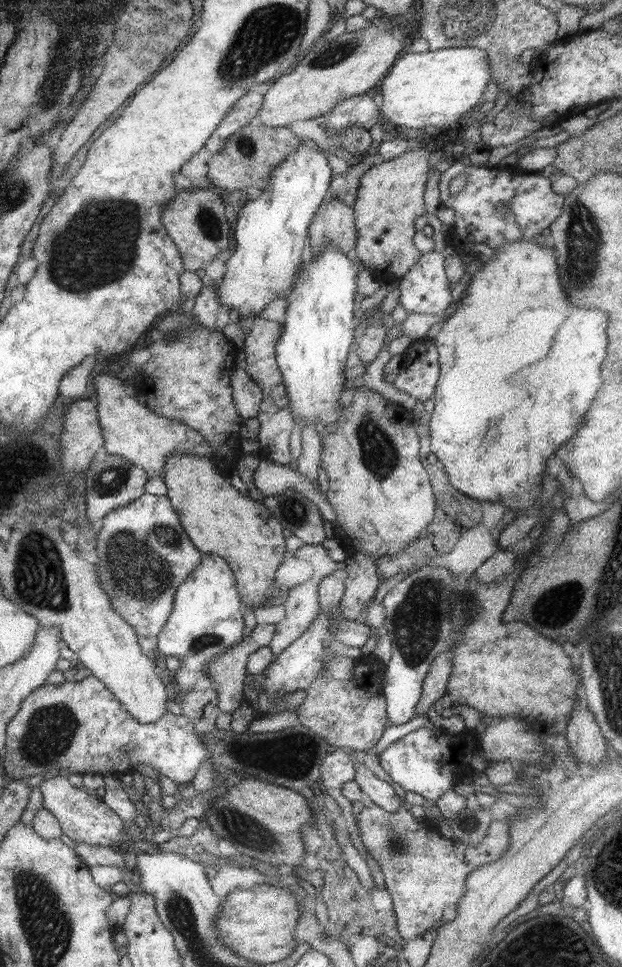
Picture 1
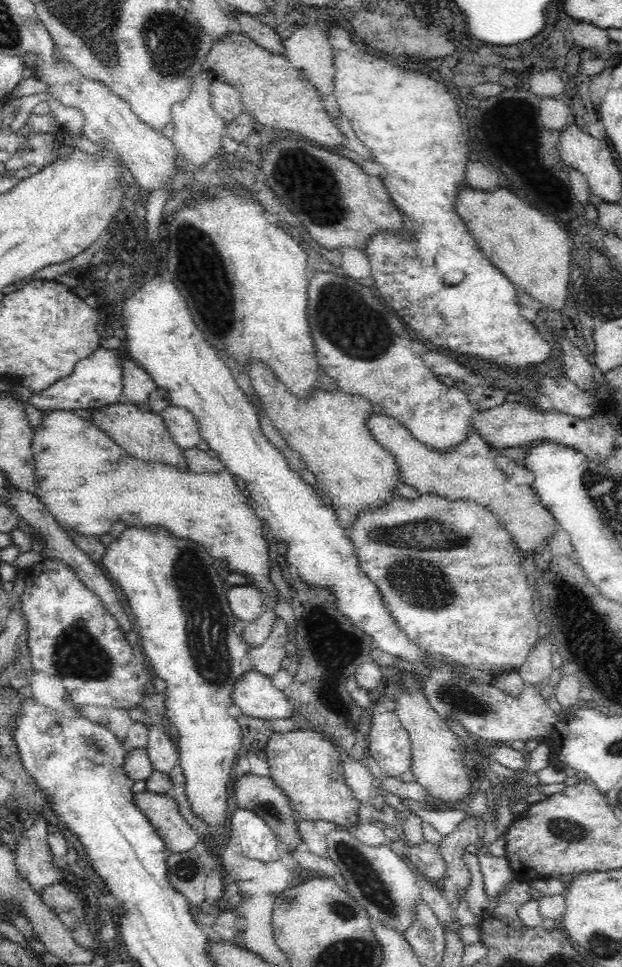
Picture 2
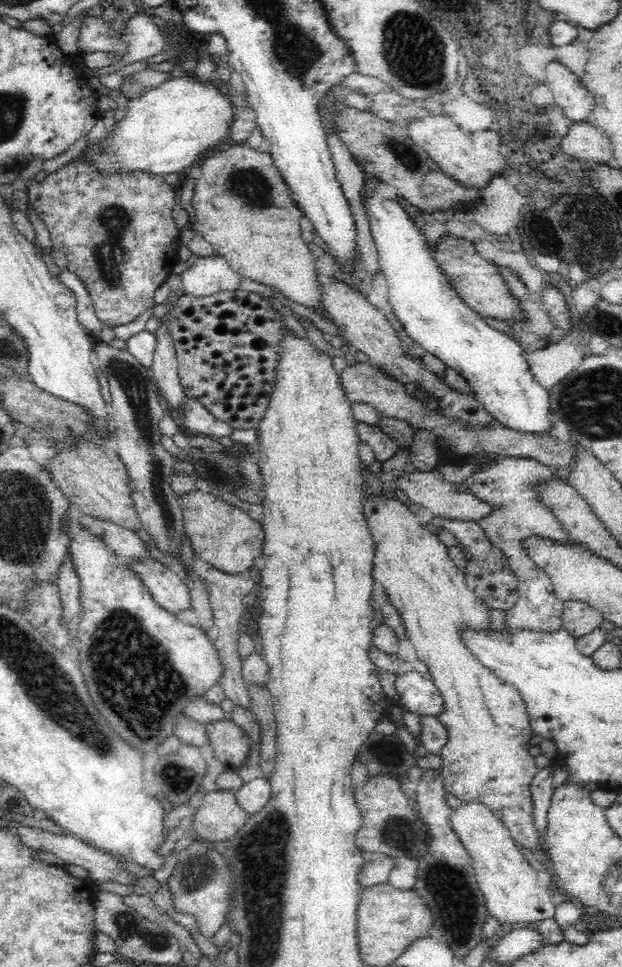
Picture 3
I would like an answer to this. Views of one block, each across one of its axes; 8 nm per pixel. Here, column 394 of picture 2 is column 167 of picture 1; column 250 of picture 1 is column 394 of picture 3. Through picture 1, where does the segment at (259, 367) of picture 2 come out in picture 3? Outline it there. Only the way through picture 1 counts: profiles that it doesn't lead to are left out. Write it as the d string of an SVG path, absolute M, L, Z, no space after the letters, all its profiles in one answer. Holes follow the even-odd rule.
M365 492L364 510L374 544L375 555L373 579L384 585L390 603L399 613L406 635L414 645L416 657L422 661L433 679L434 687L442 696L442 710L436 714L446 729L446 744L440 752L445 791L459 798L463 803L482 803L488 807L509 828L517 846L532 853L543 851L541 834L534 824L534 803L530 783L539 768L535 758L529 754L532 746L529 740L534 736L530 715L524 699L511 683L494 675L489 668L478 661L476 655L462 643L462 632L474 630L490 634L490 609L474 591L467 586L464 573L448 555L448 547L422 527L416 514L396 498Z

